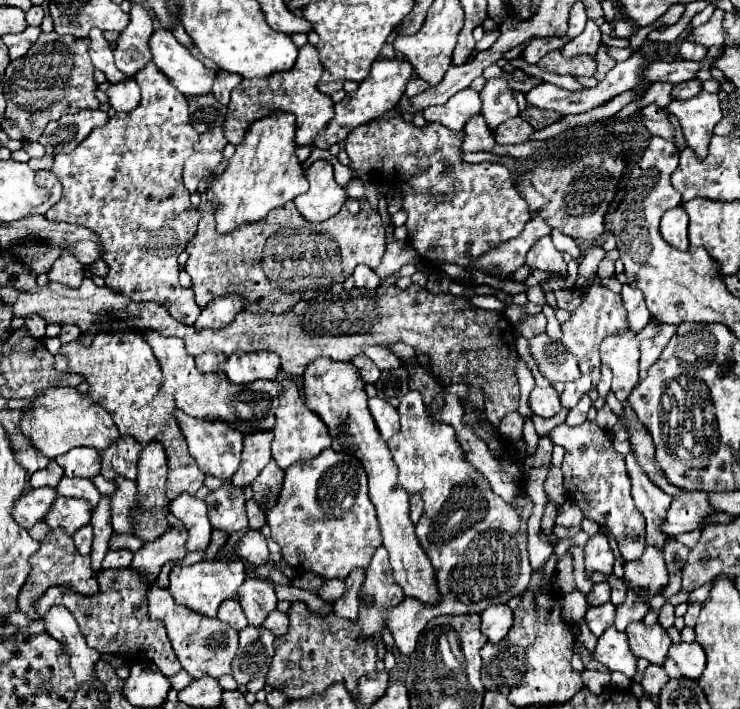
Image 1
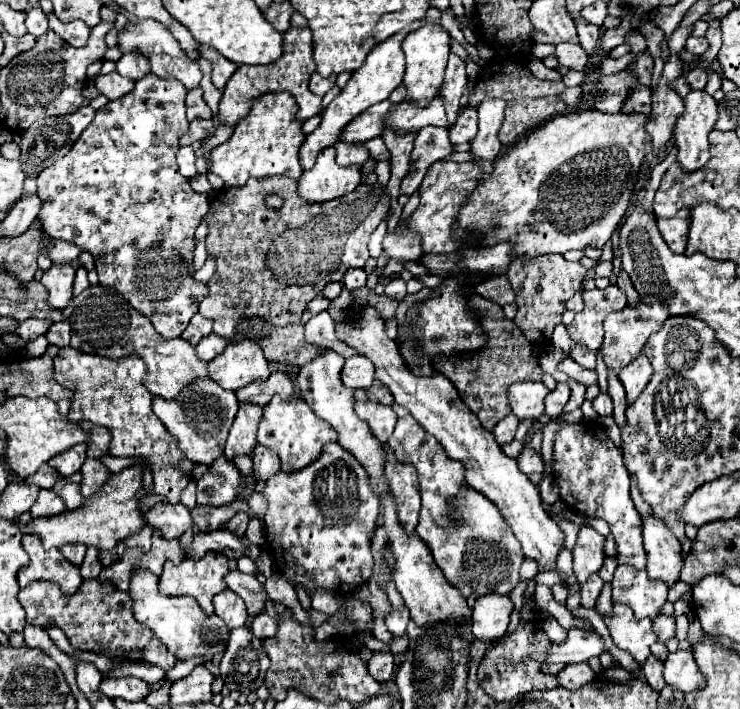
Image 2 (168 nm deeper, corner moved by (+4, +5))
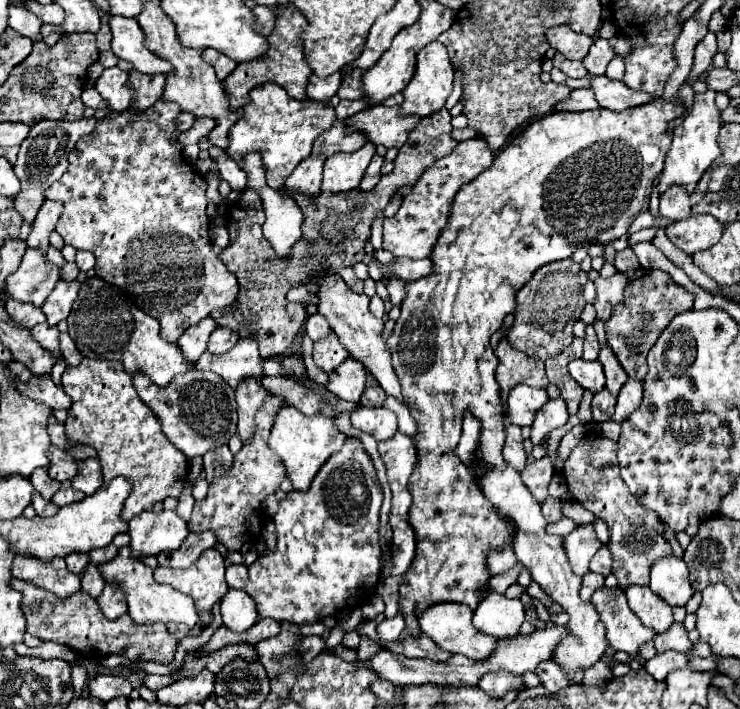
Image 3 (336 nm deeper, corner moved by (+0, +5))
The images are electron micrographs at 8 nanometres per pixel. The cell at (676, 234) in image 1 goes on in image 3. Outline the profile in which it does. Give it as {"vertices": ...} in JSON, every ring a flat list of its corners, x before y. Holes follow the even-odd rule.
{"vertices":[[697,214,679,222,673,222,671,226,665,228,667,238,687,252,689,256,711,248,715,242,719,242,719,236,723,234,723,224,715,220,711,214]]}

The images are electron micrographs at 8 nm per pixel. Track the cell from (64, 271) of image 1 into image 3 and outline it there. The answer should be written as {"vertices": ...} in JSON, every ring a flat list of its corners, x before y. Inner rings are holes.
{"vertices":[[59,280,59,284,53,288,49,298,41,306,43,314,47,316,49,326,57,326,61,320,65,320,69,316,77,294,79,294,79,282,77,280,73,280,73,282]]}

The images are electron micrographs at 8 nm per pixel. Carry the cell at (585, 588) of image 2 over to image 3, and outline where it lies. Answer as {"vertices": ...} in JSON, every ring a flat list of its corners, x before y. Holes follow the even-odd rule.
{"vertices":[[587,572,587,576,583,576,581,598,583,598,583,600,589,600,589,598,591,598,591,594,593,594,597,588,601,588,603,580,605,580,605,578,603,578,601,574,595,574,595,572]]}

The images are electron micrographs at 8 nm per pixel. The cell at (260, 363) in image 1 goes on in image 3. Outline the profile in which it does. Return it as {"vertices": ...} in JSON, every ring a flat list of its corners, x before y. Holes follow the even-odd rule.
{"vertices":[[241,338,229,352,225,354,211,354,205,352,201,360,195,364,197,370,211,370,219,374,231,388,237,388,237,384,243,378,261,378,261,364,263,358,259,356,257,342,251,338]]}

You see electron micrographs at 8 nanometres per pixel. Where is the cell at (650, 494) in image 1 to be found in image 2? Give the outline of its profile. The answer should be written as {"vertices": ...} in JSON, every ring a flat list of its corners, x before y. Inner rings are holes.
{"vertices":[[641,514,643,520,643,544,647,552,647,574,649,578,663,580,667,586,673,586,679,580,681,560,681,542,675,538,665,520,651,514]]}

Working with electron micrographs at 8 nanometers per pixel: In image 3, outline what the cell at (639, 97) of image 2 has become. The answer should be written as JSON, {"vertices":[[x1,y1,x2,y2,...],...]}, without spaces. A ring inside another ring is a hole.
{"vertices":[[593,76,589,88,595,92,595,100,599,100,599,106,613,112,651,102,651,96,647,92,635,92,623,82,609,80,607,76]]}

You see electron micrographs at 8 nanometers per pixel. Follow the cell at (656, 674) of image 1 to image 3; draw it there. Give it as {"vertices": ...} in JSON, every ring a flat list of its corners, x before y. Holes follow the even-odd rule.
{"vertices":[[667,650,663,654,657,654,655,658,651,658,647,664,645,664,645,670,659,682,663,682,667,678,669,672,673,672,675,668,685,668,689,662,687,654,681,654,681,652,675,652,675,650]]}

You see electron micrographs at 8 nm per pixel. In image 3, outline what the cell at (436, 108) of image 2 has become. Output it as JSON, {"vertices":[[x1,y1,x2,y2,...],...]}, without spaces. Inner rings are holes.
{"vertices":[[369,106,355,116,347,118,347,132,361,132,373,144,383,144,385,148,401,148,407,140,407,134,417,126,419,118,415,116,397,116,399,106]]}

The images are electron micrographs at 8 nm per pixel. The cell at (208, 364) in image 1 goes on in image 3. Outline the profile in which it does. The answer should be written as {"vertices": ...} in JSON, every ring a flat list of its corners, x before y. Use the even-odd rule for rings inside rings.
{"vertices":[[217,328,213,334,211,334,211,340,209,340,209,352,213,354,225,354,231,346,235,346,239,340,239,332,235,330,229,330,229,328]]}

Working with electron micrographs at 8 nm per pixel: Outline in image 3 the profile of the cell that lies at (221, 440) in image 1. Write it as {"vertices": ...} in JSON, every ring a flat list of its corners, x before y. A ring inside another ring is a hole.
{"vertices":[[193,368,191,372,183,372,183,376,175,376,167,388,159,388,151,384,143,372,135,372,133,386,139,398,161,420,167,440,187,458,203,456,207,450,227,444,237,430,237,404,233,388,225,384,215,372,199,372]]}

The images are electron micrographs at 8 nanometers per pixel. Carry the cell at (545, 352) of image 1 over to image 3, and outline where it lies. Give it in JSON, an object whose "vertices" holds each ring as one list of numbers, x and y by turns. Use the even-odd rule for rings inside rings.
{"vertices":[[573,360,569,364,569,374,585,388,591,392,599,392,605,388,605,374,603,374,603,366,593,360]]}

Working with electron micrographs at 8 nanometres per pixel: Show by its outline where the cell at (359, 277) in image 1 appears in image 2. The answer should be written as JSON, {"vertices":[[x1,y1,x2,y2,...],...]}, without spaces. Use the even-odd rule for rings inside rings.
{"vertices":[[351,268,351,272,347,272,347,276,343,276,341,286,347,290,357,290,357,288,365,286,365,280,367,280,367,274,363,268]]}

